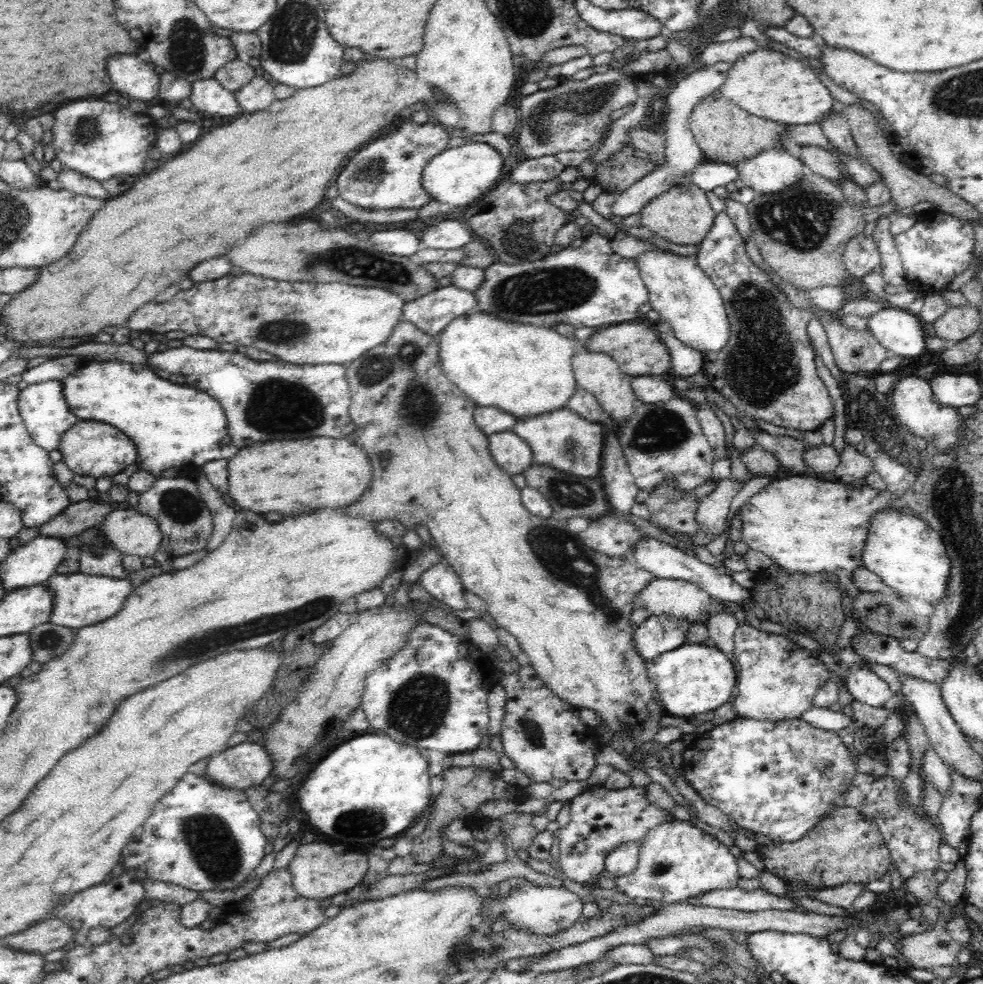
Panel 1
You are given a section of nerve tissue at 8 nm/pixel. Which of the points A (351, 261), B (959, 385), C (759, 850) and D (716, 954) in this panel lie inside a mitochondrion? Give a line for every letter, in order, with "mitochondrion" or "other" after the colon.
A: mitochondrion
B: other
C: other
D: other

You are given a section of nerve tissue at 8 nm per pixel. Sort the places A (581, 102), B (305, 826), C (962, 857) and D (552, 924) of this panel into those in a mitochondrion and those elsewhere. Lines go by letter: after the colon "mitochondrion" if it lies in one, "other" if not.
A: mitochondrion
B: other
C: other
D: mitochondrion

